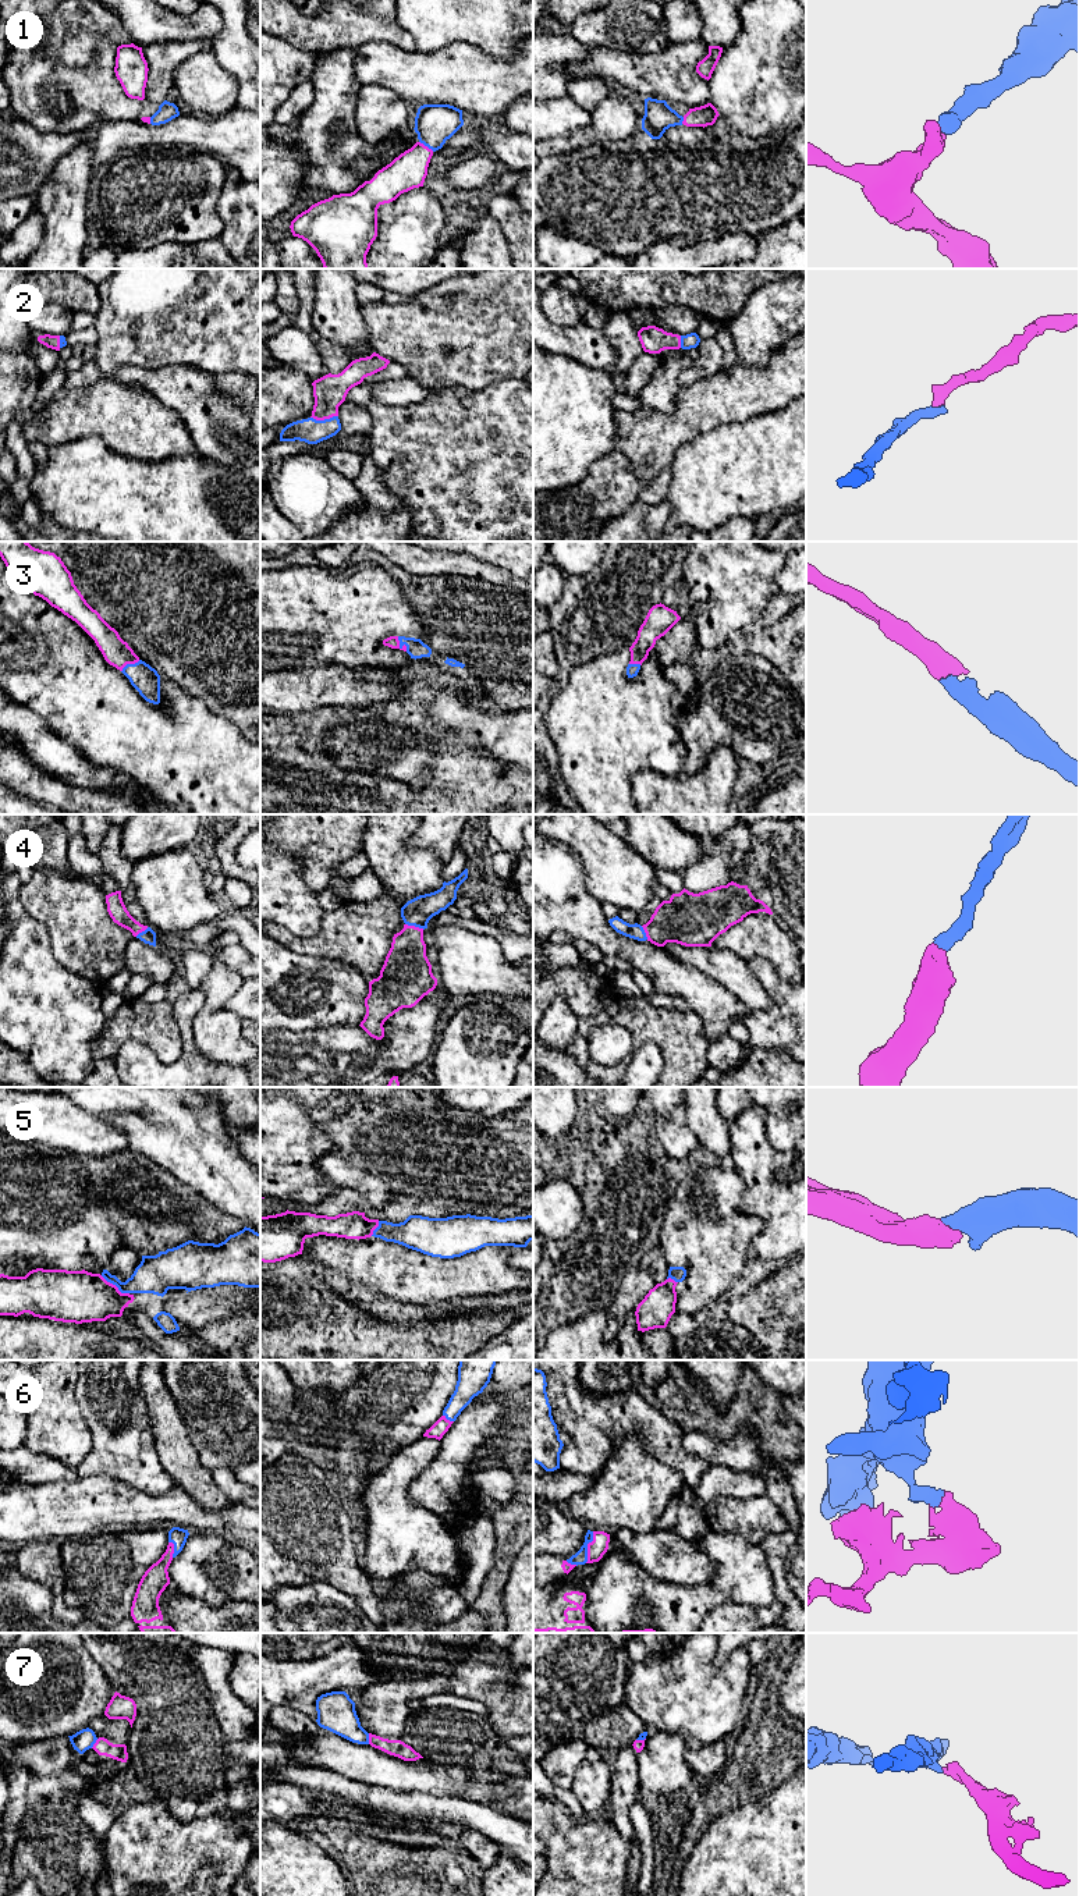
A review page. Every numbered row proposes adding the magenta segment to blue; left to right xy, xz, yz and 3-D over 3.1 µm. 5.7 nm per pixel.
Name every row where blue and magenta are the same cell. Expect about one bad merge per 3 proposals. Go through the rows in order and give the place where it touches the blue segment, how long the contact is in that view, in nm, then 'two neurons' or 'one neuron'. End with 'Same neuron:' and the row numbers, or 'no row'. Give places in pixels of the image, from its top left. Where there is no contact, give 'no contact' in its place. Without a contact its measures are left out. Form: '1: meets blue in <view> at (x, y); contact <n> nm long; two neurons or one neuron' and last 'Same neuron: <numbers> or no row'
1: meets blue in xz at (426, 145); contact 110 nm long; one neuron
2: meets blue in xz at (325, 419); contact 160 nm long; one neuron
3: meets blue in xz at (401, 646); contact 110 nm long; one neuron
4: meets blue in xz at (415, 926); contact 120 nm long; one neuron
5: meets blue in xy at (114, 1284); contact 200 nm long; one neuron
6: meets blue in yz at (586, 1547); contact 190 nm long; one neuron
7: meets blue in xz at (368, 1739); contact 60 nm long; two neurons
Same neuron: 1, 2, 3, 4, 5, 6

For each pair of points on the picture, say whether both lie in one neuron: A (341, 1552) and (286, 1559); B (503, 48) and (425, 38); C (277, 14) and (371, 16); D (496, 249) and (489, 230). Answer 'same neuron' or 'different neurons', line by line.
A: same neuron
B: same neuron
C: same neuron
D: same neuron

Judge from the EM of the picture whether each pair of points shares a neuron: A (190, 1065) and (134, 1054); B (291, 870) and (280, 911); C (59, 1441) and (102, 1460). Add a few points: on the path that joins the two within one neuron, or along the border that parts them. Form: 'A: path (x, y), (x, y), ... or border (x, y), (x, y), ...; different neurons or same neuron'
A: path (176, 1071), (151, 1071), (148, 1068); same neuron
B: path (281, 880), (281, 901); same neuron
C: border (85, 1422), (91, 1435), (91, 1449), (74, 1467); different neurons

